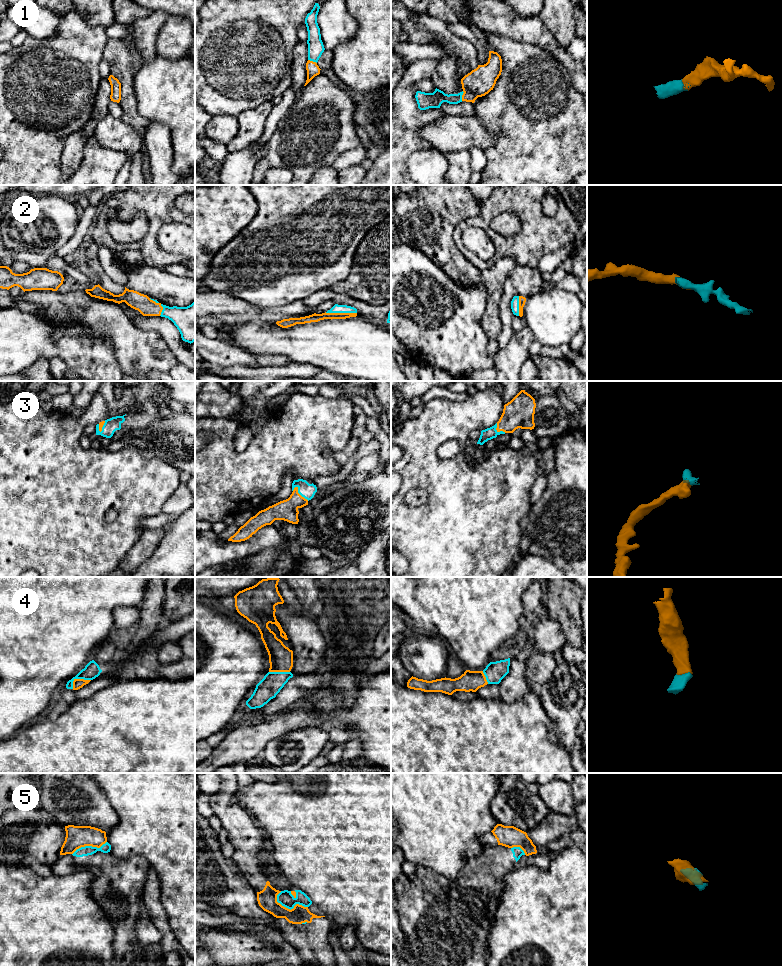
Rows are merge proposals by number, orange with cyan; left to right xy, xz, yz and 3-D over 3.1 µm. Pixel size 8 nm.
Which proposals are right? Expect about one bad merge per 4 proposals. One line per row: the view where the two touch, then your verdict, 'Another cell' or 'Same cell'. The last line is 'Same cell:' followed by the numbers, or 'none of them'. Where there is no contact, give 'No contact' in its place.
1: Touches orange in yz. Same cell
2: Touches orange in xz. Same cell
3: Touches orange in xz. Same cell
4: Touches orange in xy. Same cell
5: Touches orange in xz. Another cell
Same cell: 1, 2, 3, 4

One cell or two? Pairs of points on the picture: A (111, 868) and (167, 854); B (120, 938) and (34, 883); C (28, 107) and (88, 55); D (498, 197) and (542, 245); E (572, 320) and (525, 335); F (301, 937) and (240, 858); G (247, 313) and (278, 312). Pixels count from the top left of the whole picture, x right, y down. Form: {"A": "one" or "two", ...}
{"A": "two", "B": "two", "C": "one", "D": "one", "E": "two", "F": "one", "G": "one"}

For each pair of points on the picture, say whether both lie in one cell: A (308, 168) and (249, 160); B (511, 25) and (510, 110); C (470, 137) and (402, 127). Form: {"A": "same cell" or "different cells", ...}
{"A": "different cells", "B": "different cells", "C": "different cells"}

